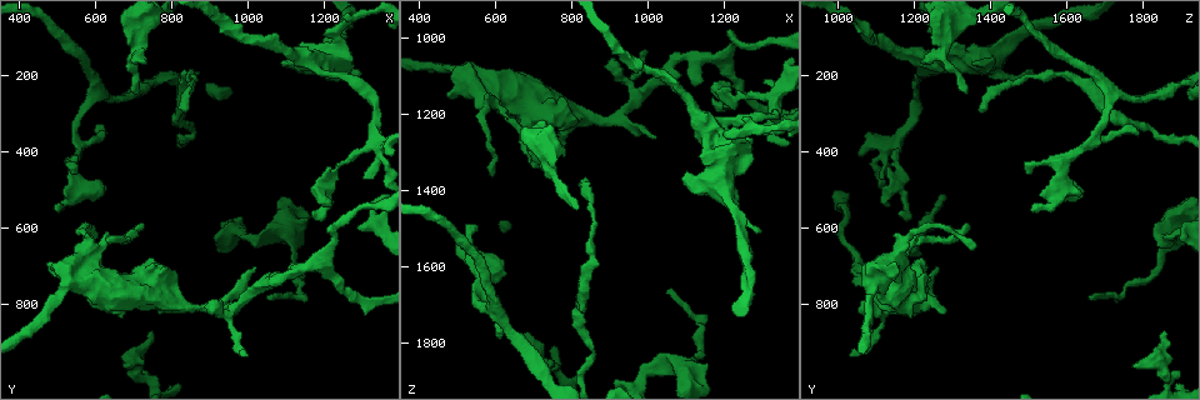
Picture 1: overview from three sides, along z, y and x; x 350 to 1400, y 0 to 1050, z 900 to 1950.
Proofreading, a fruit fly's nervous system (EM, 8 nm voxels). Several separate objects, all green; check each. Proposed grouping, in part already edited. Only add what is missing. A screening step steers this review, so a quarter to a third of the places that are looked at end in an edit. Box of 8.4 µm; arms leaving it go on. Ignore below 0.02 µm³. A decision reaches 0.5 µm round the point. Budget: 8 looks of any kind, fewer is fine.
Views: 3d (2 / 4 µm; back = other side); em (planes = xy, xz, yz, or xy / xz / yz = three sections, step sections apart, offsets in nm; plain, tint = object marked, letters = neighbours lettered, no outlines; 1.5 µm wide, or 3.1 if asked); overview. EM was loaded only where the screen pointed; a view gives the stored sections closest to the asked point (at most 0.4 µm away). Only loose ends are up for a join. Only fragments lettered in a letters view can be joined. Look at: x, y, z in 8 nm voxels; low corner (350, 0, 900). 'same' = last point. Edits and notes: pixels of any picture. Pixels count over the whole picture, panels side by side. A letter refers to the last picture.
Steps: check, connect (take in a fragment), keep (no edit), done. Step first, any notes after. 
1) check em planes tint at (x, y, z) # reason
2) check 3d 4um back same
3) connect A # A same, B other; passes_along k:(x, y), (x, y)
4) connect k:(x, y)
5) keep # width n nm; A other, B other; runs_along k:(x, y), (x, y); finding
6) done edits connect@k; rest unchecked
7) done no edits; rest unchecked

check 3d 4um at (1050, 785, 1660) # free end

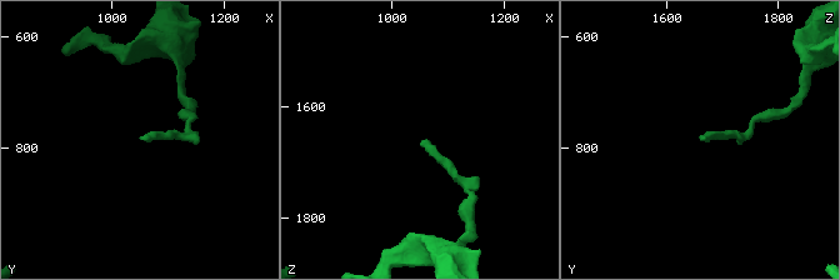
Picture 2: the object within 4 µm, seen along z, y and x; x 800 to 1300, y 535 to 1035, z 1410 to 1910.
check em planes letters at (1050, 780, 1660)

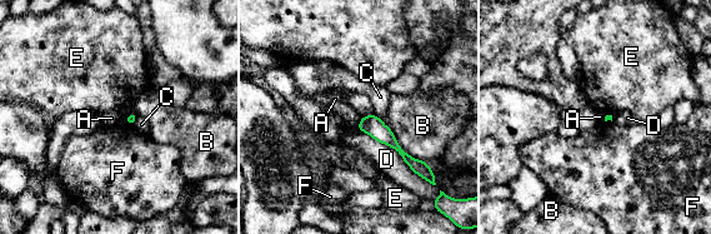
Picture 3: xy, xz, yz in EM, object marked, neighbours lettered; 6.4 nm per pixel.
keep # longest_contact D 550 nm; A other, B other, C other, D other, E other, F other; no lettered fragment goes on from it

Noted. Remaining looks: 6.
check 3d 4um at (905, 825, 1045) # branch stops here

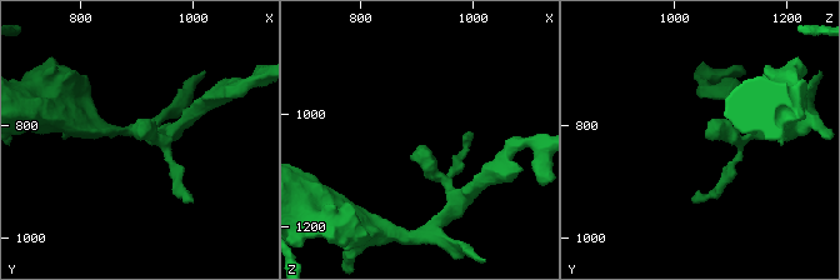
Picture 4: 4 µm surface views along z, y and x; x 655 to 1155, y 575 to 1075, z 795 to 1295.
check em xz step 4 tint at (900, 825, 1050)

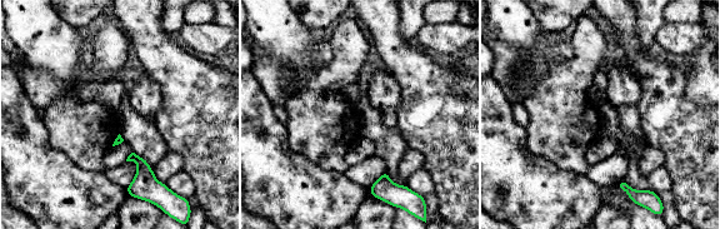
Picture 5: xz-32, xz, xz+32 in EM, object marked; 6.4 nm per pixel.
check em yz step 8 letters same

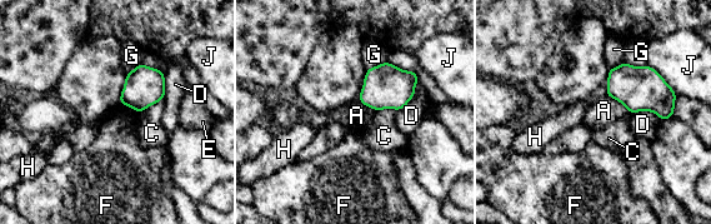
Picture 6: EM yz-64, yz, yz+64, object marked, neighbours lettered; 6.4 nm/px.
keep # A other, C other, D other, E other, F other, G other, H other, J other; border 6:(119, 101), (139, 113); none of them fits

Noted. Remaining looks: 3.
check em xz step 4 letters at (1090, 170, 1380) # an open end

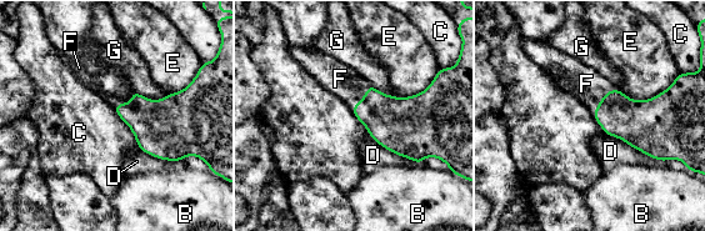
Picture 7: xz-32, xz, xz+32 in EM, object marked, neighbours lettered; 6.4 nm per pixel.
connect F # B other, C other, D other, E other, F same, G other; passes_along 7:(633, 121), (601, 99), (586, 84); it goes on there

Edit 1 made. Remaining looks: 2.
done edits connect@7; rest unchecked

